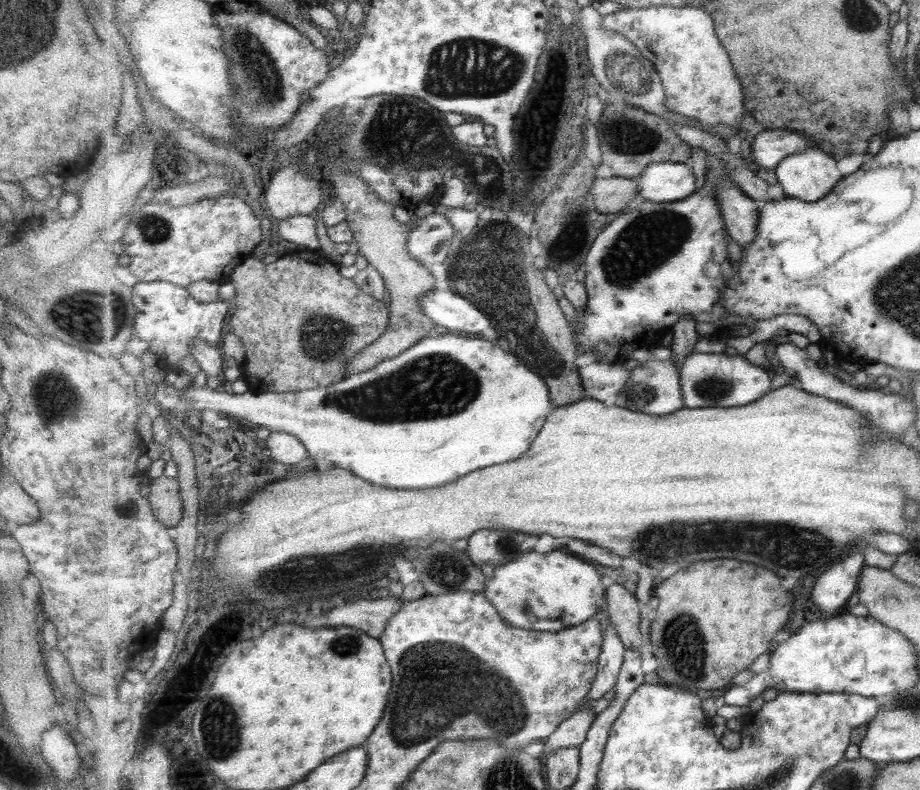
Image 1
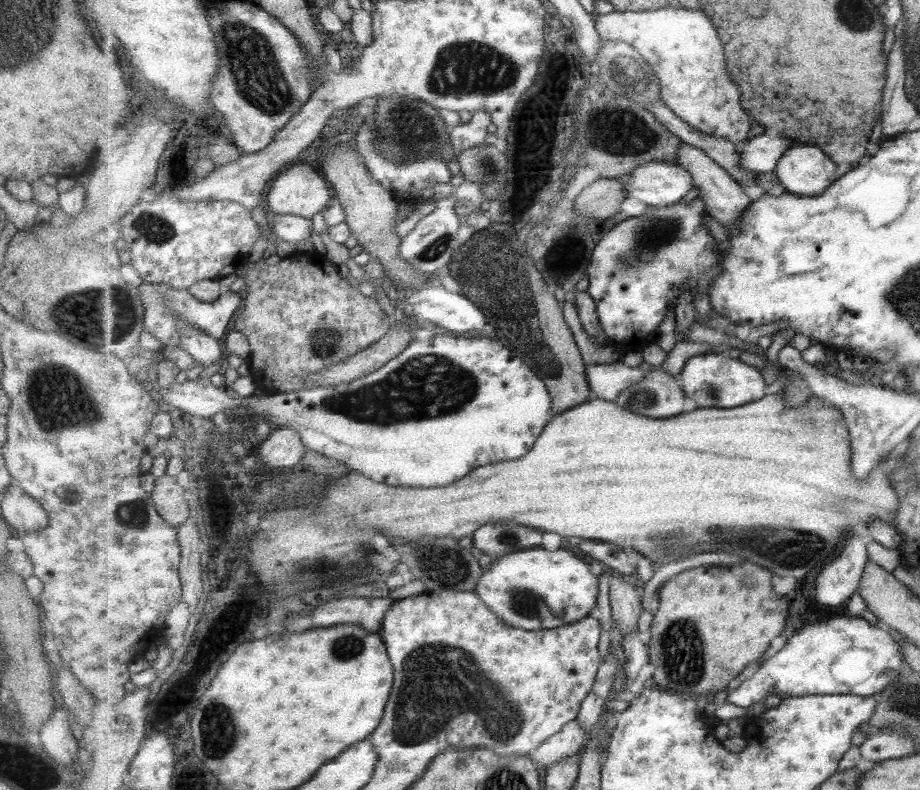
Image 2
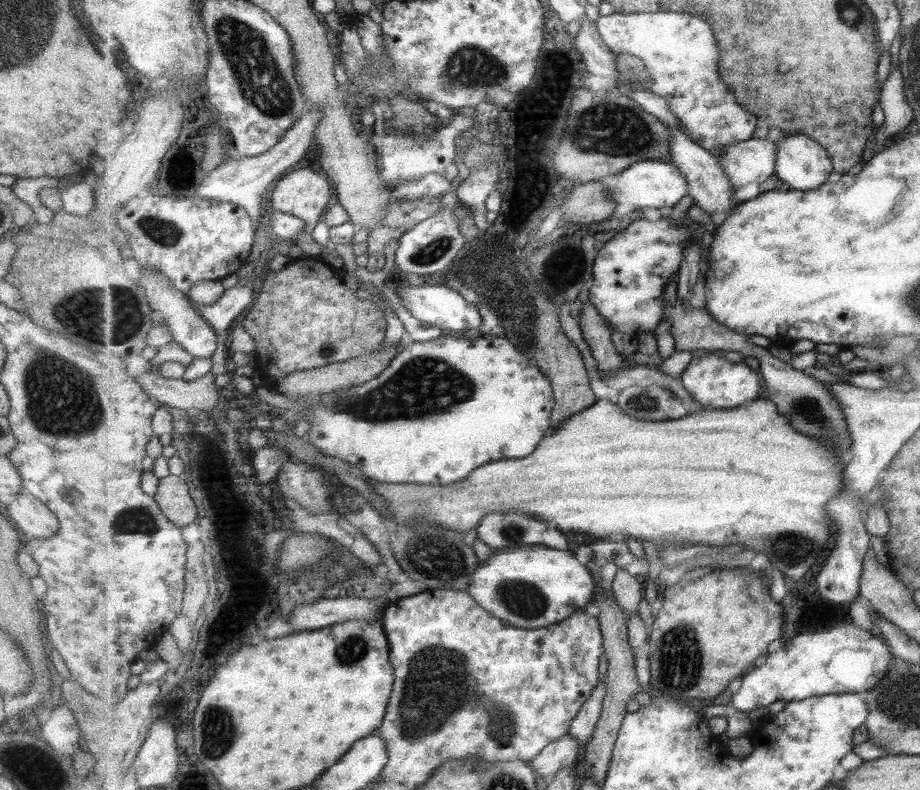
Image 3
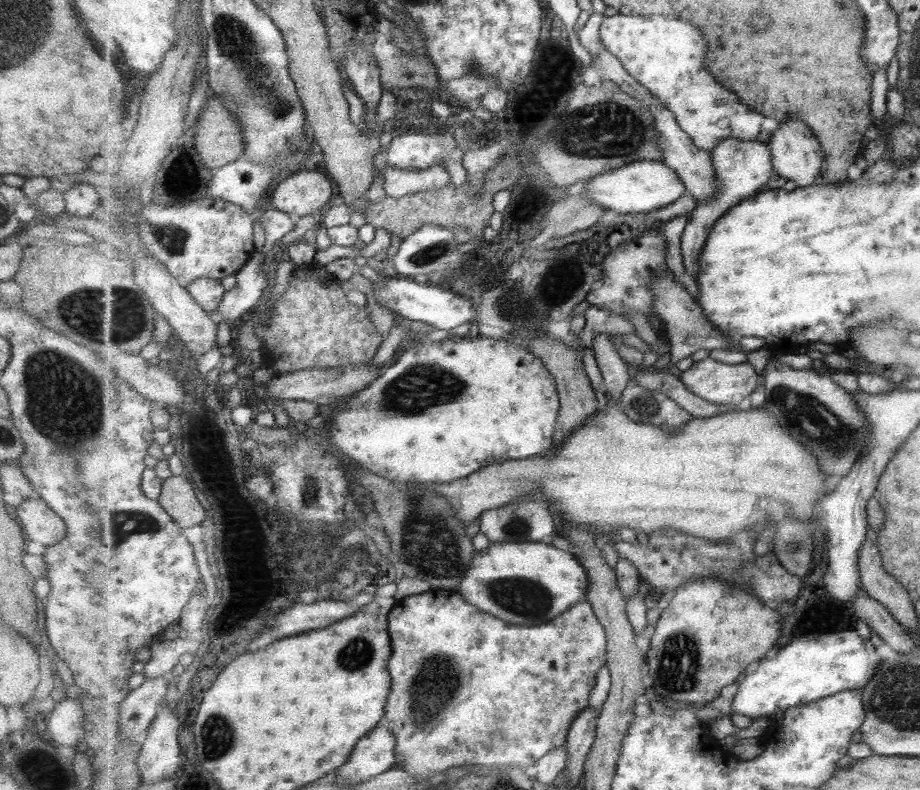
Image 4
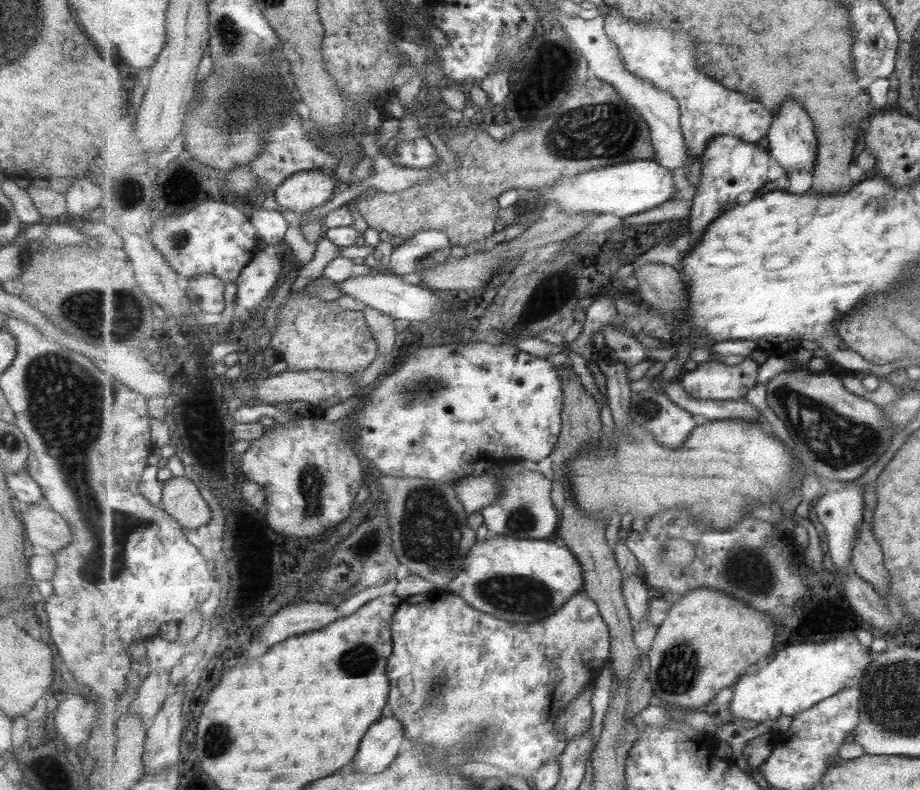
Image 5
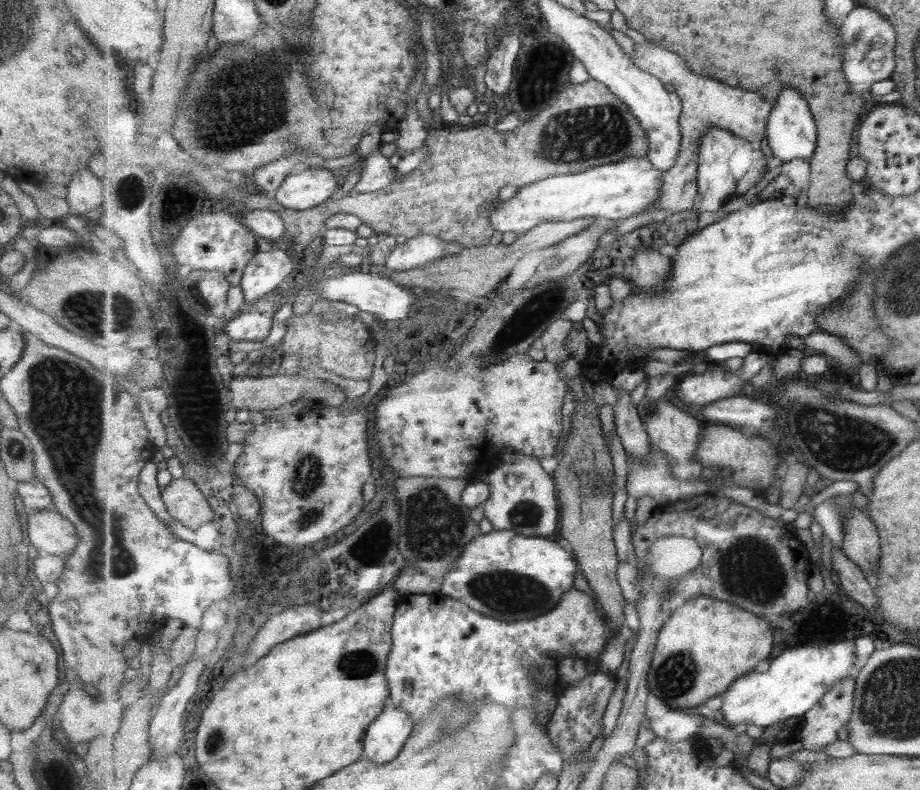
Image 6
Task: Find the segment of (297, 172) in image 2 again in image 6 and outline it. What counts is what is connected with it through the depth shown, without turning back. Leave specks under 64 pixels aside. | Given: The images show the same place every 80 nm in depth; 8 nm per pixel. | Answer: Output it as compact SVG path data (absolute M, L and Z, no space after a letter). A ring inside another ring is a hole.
M309 167L289 175L275 198L285 209L310 210L334 198L340 185L341 179L337 172Z

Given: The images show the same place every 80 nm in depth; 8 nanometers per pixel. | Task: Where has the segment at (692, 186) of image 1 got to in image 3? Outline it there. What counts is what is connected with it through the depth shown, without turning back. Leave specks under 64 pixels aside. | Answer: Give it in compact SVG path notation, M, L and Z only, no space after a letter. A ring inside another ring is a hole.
M642 161L629 167L621 175L608 179L607 192L615 200L615 204L635 206L635 208L655 208L667 211L685 196L689 195L687 177L675 164L662 161Z

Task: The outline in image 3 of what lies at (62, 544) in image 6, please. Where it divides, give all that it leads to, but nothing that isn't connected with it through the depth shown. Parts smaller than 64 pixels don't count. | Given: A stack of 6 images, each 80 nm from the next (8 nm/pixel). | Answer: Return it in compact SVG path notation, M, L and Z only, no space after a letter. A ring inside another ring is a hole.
M25 490L19 491L12 501L9 501L6 505L7 516L14 524L14 527L20 533L20 540L24 543L34 538L44 539L49 538L53 532L55 532L55 526L57 526L57 520L53 518L53 513L32 494L27 493Z

